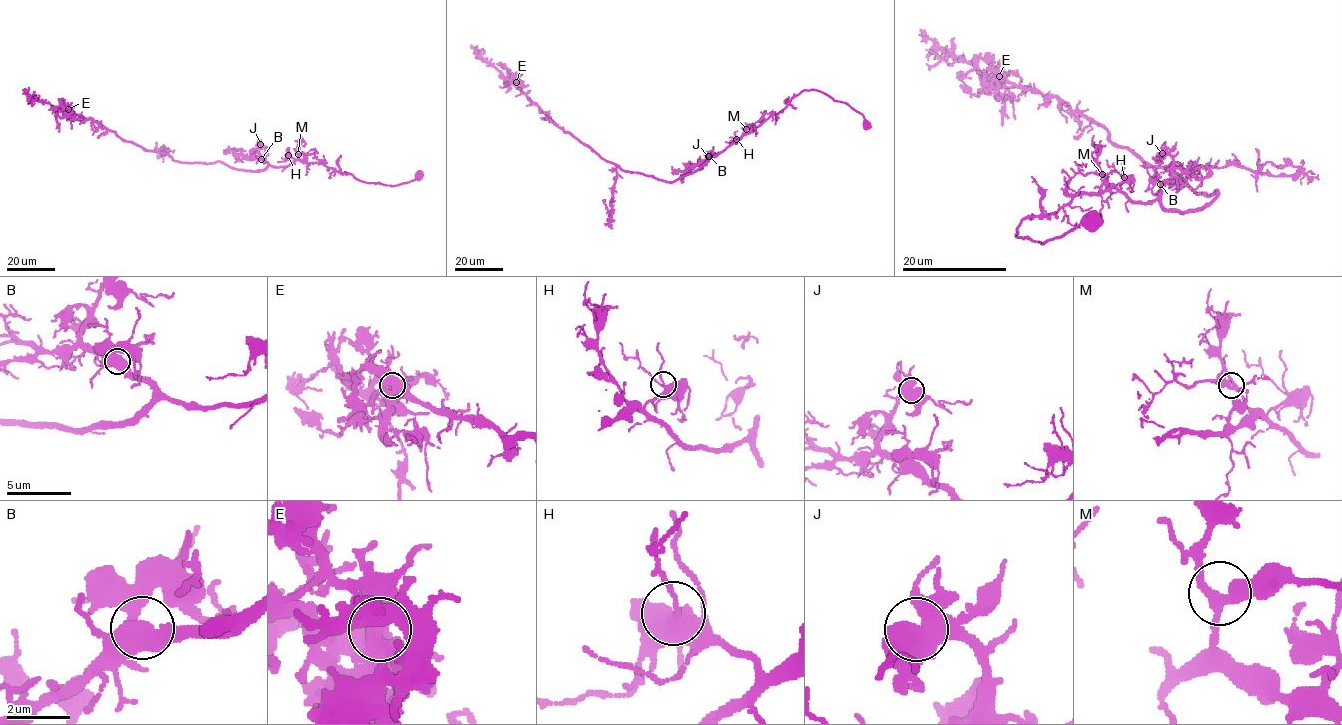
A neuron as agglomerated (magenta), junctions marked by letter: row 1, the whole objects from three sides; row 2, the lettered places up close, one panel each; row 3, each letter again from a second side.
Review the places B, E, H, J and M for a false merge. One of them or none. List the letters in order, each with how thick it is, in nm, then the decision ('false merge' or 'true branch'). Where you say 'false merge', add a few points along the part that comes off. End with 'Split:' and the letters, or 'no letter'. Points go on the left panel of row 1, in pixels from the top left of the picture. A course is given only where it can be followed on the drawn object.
B: 480 nm | true branch
E: 600 nm | true branch
H: 300 nm | true branch
J: 600 nm | true branch
M: 320 nm | true branch
Split: no letter

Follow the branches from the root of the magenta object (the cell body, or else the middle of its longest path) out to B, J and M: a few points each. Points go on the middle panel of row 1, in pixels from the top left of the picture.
B: (866, 124), (862, 115), (846, 103), (816, 90), (803, 90), (777, 113), (715, 156), (709, 156)
J: (866, 124), (862, 115), (846, 103), (816, 90), (803, 90), (777, 113), (715, 156), (702, 160), (708, 156)
M: (866, 124), (862, 115), (846, 103), (816, 90), (803, 90), (777, 113), (747, 132), (746, 129)

